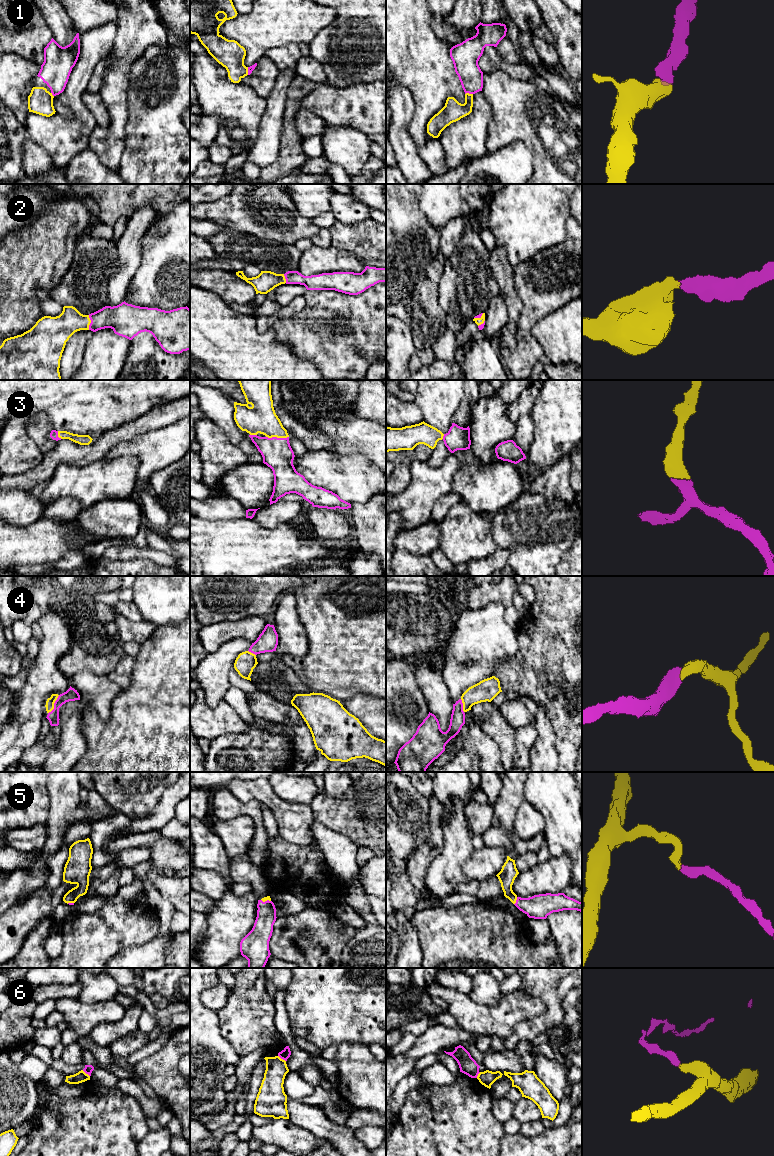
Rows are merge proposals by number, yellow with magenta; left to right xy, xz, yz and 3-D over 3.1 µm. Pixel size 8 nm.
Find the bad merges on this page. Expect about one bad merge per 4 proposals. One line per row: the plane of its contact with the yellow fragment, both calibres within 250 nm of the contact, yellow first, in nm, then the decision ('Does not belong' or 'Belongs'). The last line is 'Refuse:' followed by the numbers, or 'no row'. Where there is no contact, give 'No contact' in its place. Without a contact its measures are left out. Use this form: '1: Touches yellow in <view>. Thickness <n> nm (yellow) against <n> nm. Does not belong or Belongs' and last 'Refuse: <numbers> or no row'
1: Touches yellow in yz. Thickness 160 nm (yellow) against 190 nm. Belongs
2: Touches yellow in xy. Thickness 200 nm (yellow) against 220 nm. Belongs
3: Touches yellow in xz. Thickness 240 nm (yellow) against 240 nm. Belongs
4: Touches yellow in xy. Thickness 70 nm (yellow) against 100 nm. Belongs
5: Touches yellow in yz. Thickness 140 nm (yellow) against 190 nm. Belongs
6: Touches yellow in xz. Thickness 180 nm (yellow) against 80 nm. Does not belong
Refuse: 6

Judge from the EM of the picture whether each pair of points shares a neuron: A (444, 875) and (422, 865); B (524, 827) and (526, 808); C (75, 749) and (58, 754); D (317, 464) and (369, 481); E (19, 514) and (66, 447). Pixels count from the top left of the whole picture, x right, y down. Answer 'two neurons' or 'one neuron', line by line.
A: two neurons
B: one neuron
C: one neuron
D: one neuron
E: two neurons

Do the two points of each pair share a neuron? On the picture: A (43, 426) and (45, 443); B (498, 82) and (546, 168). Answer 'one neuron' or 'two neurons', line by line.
A: one neuron
B: one neuron

